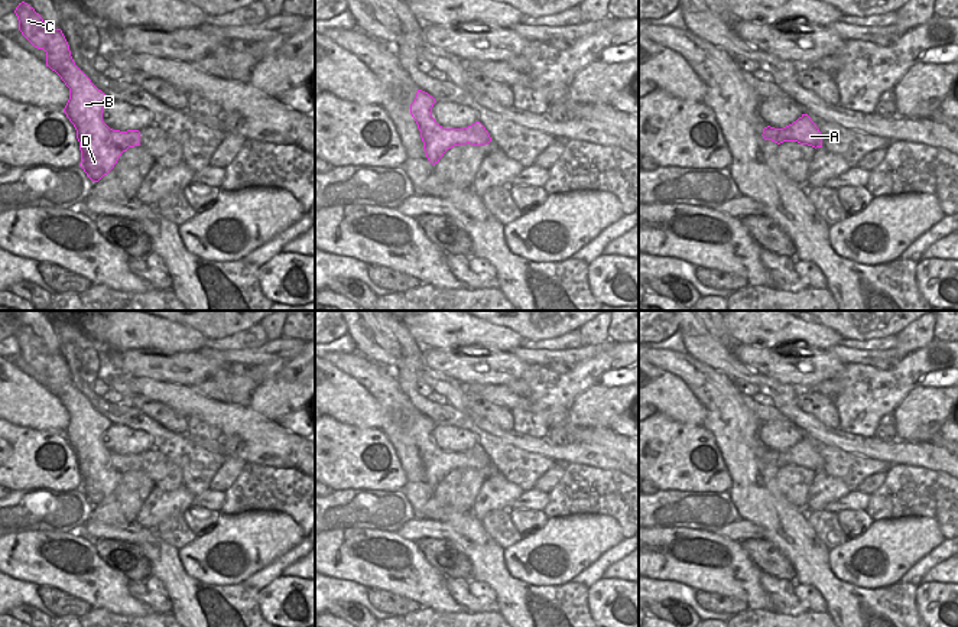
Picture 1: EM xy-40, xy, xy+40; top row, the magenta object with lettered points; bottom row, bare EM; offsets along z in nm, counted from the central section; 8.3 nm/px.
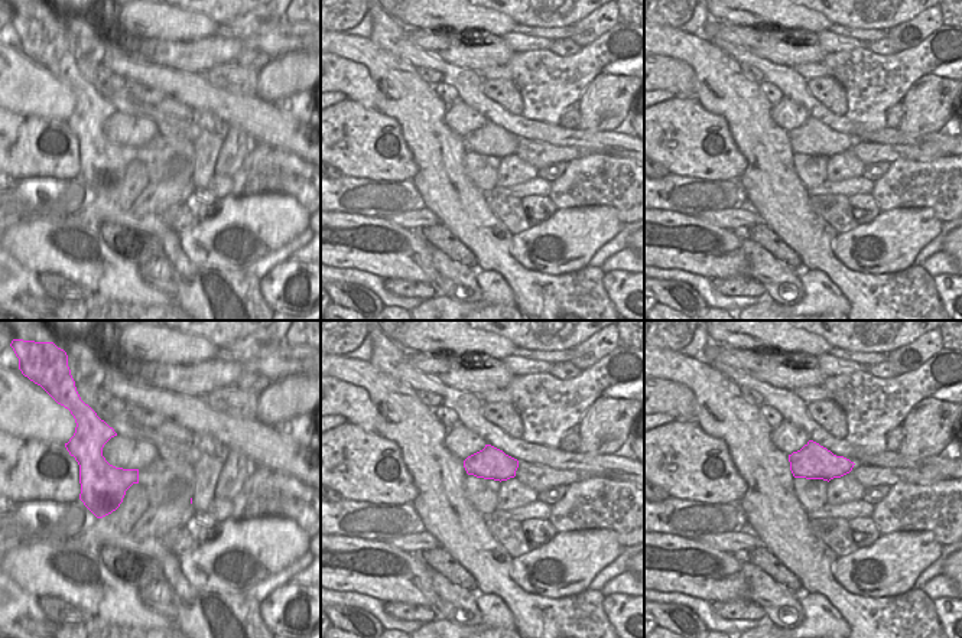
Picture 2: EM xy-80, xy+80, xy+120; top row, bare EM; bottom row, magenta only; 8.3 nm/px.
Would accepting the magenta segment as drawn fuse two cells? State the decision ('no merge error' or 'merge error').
merge error

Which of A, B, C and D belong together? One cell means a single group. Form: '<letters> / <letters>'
A / B C D

